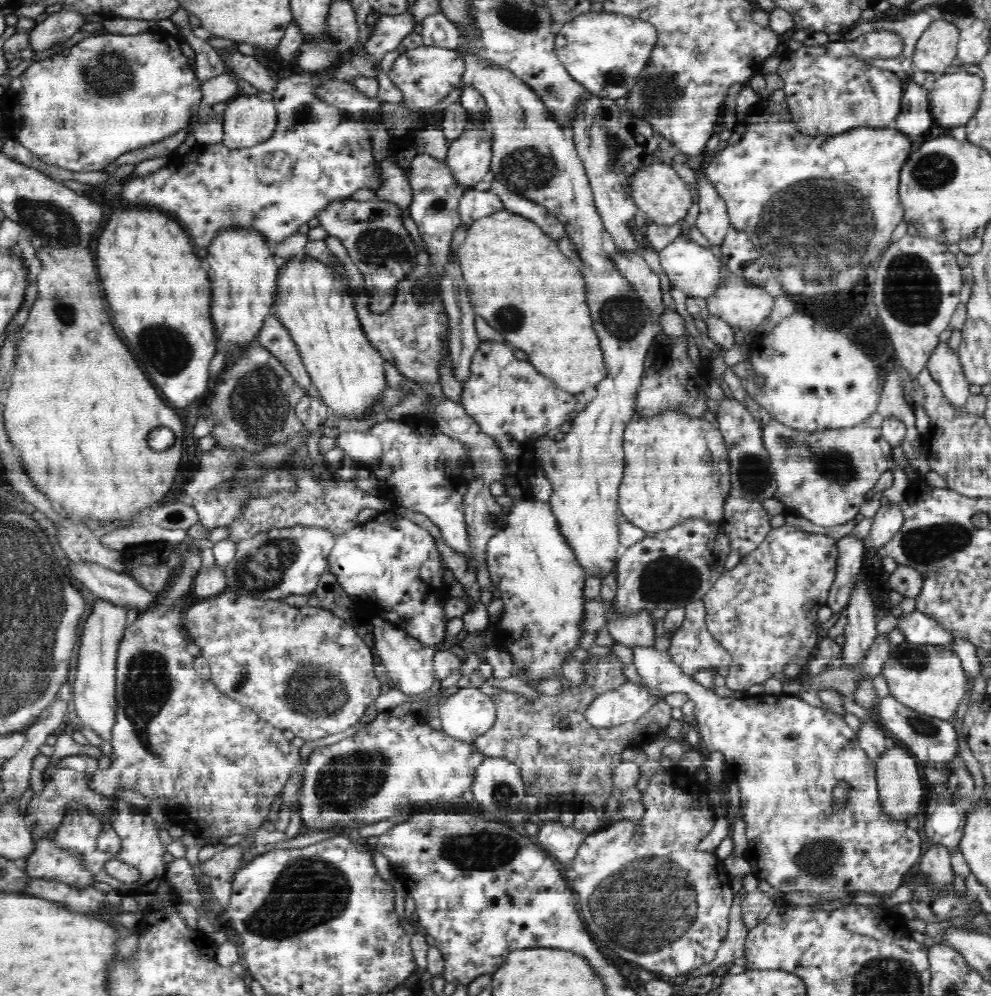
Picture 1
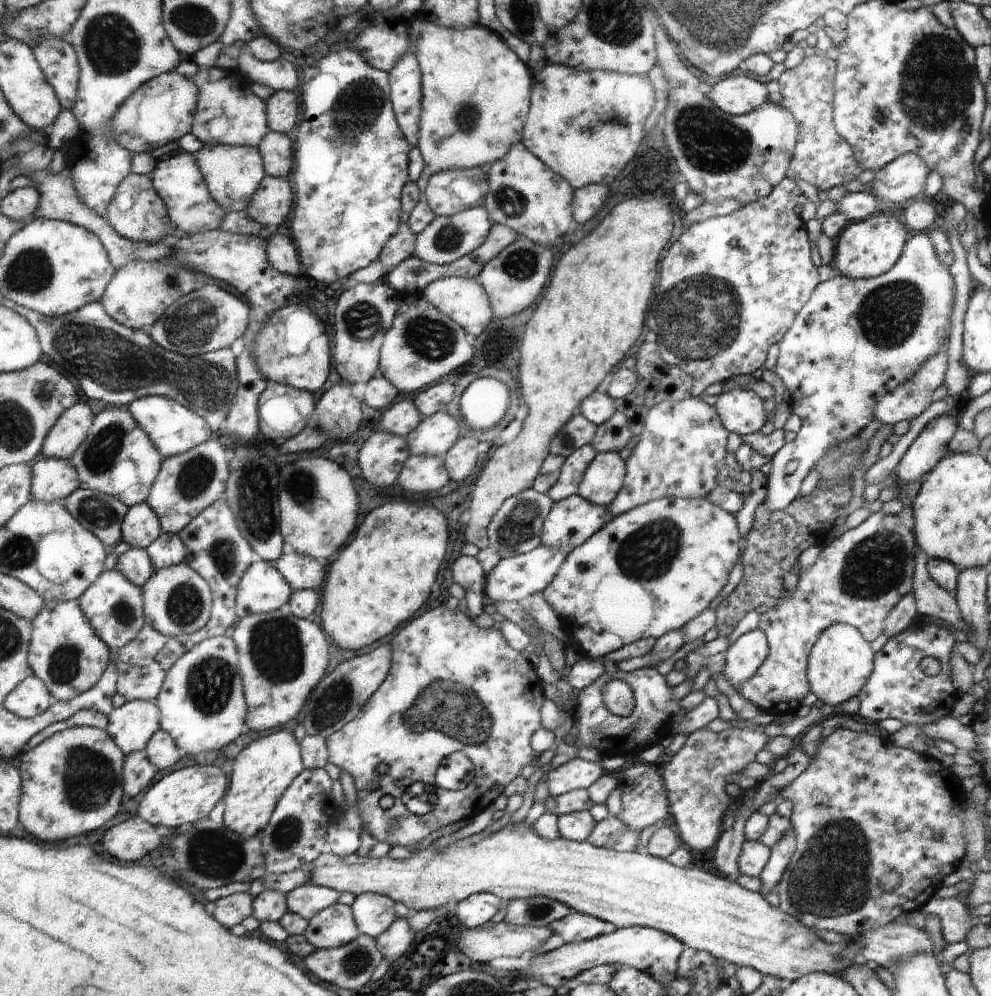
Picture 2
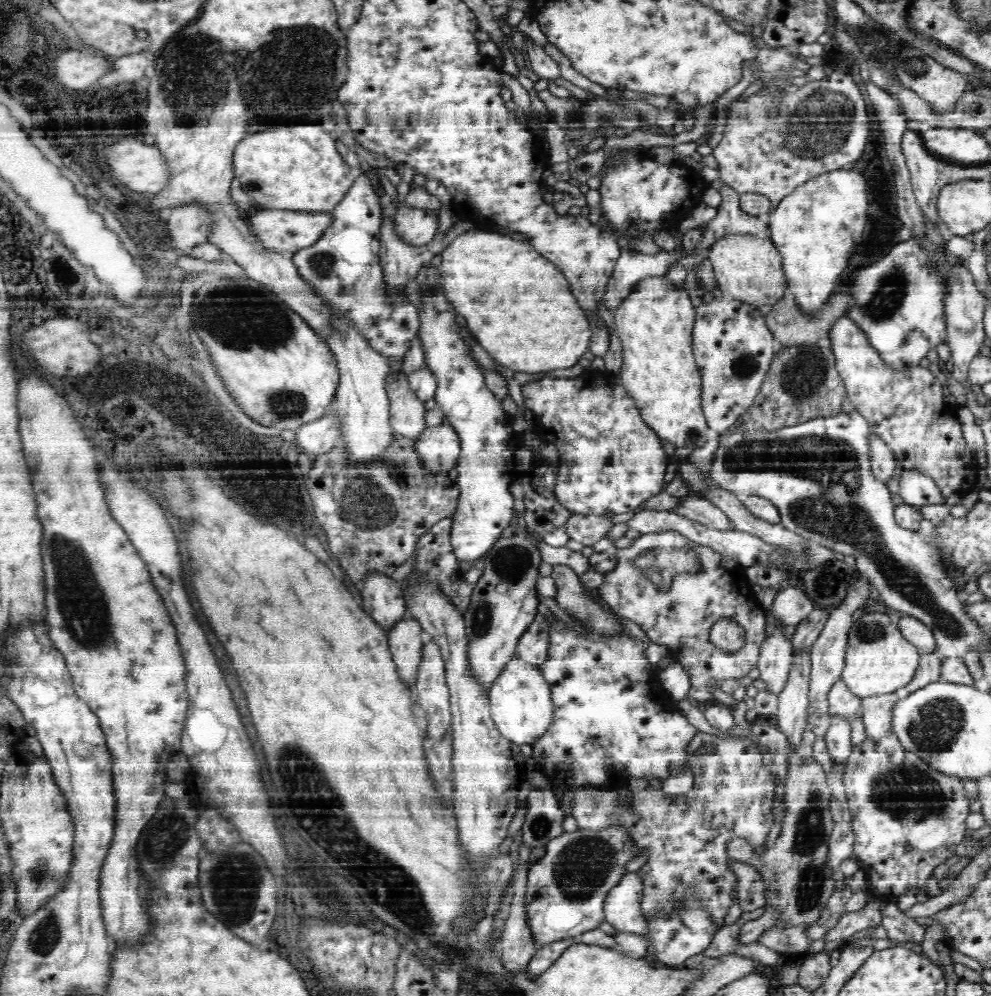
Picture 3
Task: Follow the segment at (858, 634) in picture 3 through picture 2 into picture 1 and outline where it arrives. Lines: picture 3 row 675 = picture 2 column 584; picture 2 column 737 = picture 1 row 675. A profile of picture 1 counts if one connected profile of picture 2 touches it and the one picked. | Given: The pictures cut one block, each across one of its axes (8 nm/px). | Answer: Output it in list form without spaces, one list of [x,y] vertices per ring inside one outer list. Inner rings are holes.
[[[894,644],[882,674],[890,686],[890,696],[918,712],[924,712],[926,716],[940,720],[954,718],[968,694],[968,678],[962,658],[958,658],[958,654],[950,648],[934,644]]]

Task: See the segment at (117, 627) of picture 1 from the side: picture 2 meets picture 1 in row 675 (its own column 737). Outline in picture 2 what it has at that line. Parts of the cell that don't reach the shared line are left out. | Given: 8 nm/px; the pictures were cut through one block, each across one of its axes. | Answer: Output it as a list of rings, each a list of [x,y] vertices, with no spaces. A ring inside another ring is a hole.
[[[729,76],[707,90],[707,98],[731,116],[745,116],[767,102],[765,84],[747,76]]]

